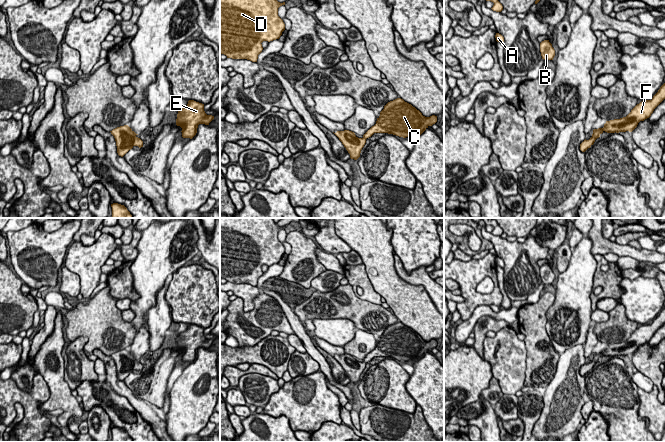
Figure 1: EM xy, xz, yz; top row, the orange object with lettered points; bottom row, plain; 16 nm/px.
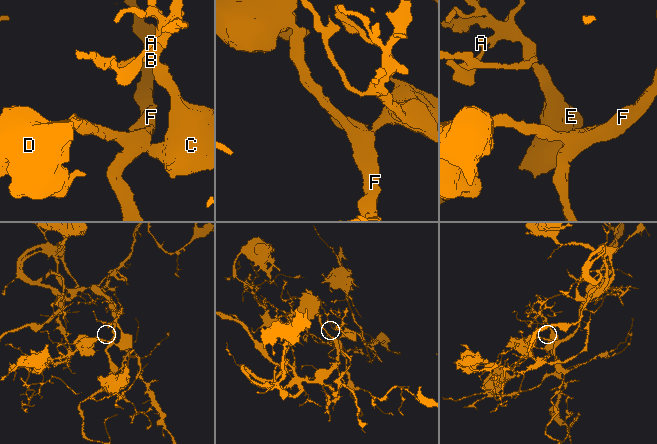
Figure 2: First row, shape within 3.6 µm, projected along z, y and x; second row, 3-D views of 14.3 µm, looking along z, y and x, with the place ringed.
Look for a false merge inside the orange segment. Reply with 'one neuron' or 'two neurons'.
one neuron

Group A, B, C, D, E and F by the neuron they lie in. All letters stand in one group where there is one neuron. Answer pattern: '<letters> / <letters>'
A B C D E F

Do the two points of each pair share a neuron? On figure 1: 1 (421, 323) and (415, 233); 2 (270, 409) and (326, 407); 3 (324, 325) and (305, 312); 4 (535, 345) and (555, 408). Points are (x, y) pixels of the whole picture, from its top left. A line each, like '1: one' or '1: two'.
1: two
2: one
3: two
4: two

